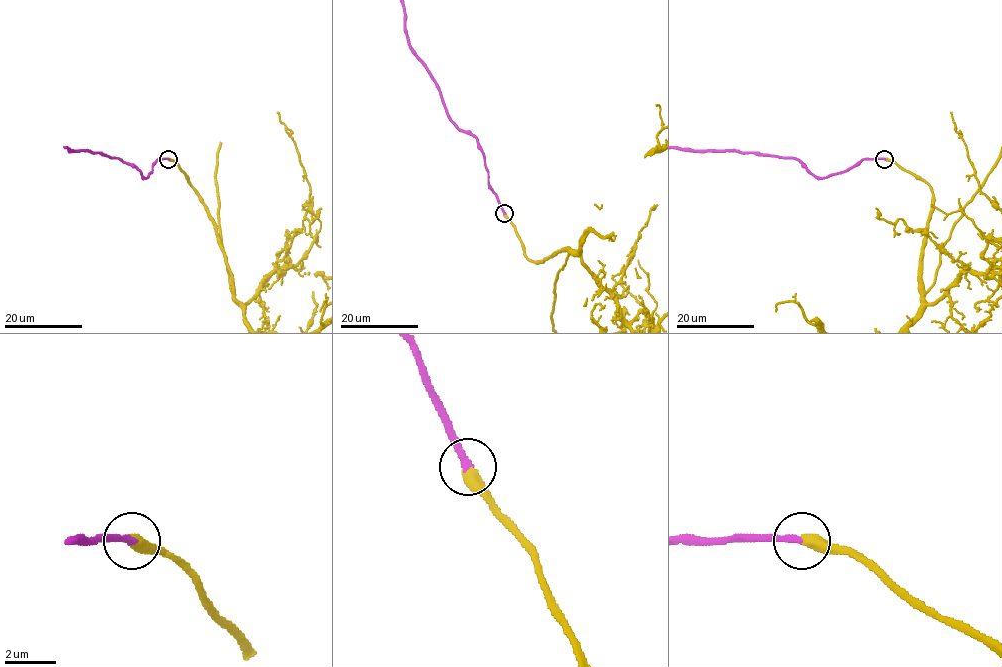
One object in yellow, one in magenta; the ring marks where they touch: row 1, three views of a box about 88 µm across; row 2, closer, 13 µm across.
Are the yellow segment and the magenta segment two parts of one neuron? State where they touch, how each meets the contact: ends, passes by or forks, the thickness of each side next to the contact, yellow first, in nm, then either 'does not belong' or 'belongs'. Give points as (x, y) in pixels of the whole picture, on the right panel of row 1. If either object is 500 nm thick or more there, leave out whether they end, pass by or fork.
place (884, 159); yellow ends; magenta ends; calibres 460 and 280 nm; belongs

